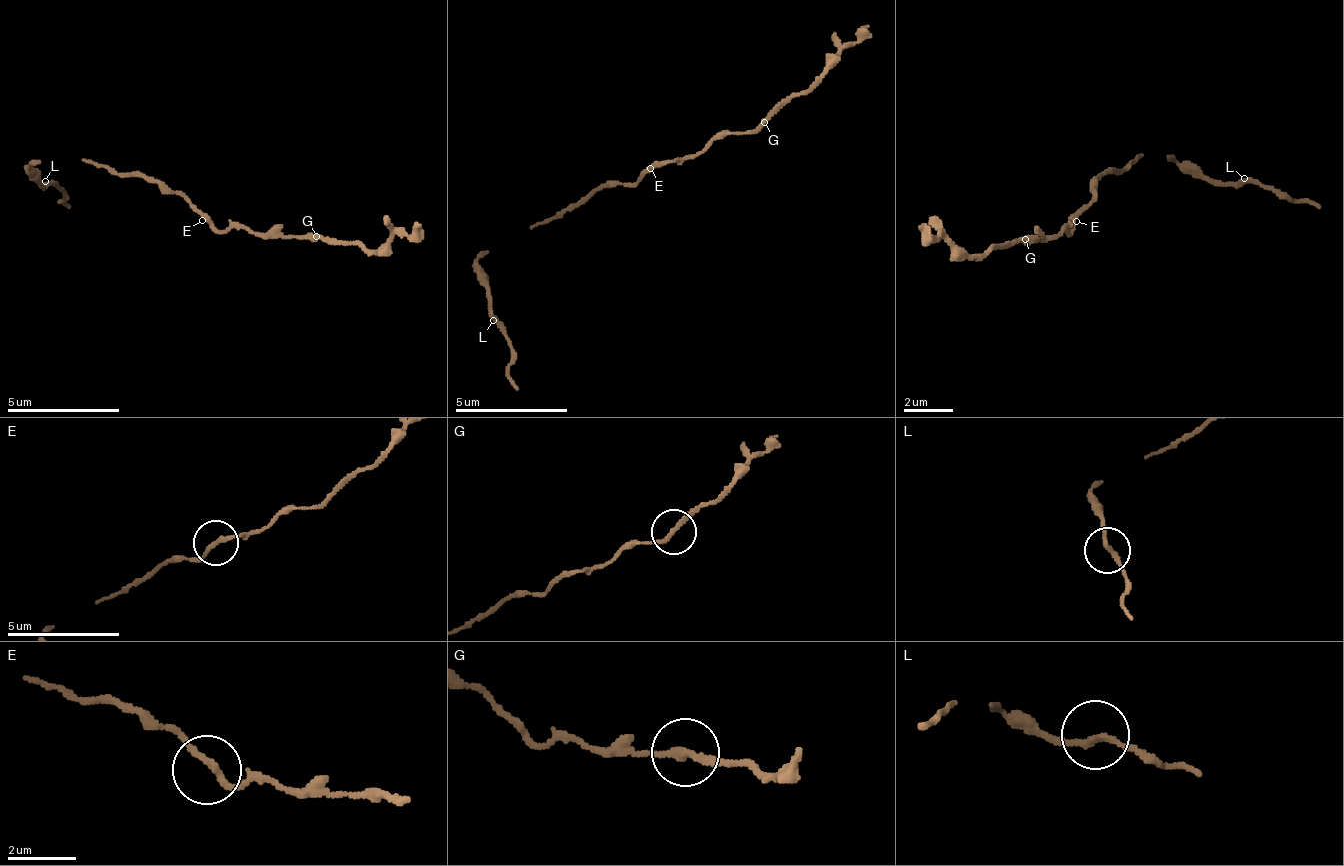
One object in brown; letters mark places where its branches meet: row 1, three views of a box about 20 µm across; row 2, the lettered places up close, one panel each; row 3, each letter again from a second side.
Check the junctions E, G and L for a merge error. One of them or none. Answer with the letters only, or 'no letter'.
no letter

